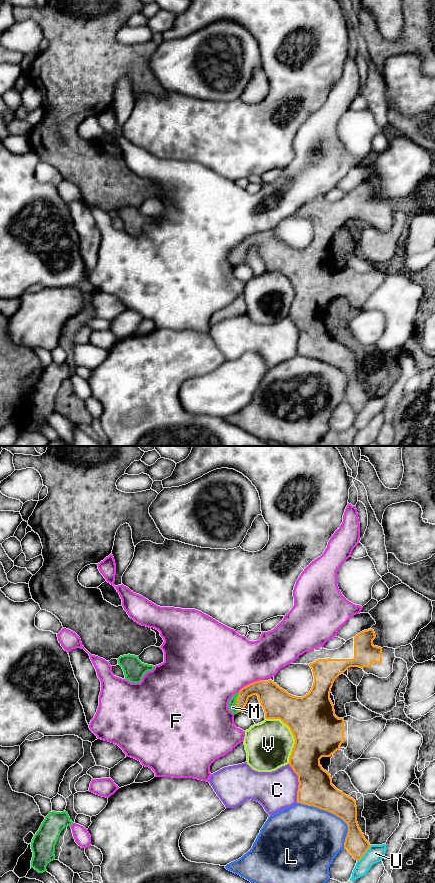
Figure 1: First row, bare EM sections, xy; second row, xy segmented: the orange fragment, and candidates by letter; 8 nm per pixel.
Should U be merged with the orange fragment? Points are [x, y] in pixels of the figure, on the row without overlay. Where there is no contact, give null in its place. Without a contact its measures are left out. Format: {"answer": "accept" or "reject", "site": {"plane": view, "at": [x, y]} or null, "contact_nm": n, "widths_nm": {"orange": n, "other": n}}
{"answer": "reject", "site": {"plane": "xy", "at": [365, 404]}, "contact_nm": 180, "widths_nm": {"orange": 170, "other": 140}}

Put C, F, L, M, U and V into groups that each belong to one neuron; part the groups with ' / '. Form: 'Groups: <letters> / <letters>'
Groups: C / F / L / M / U / V

